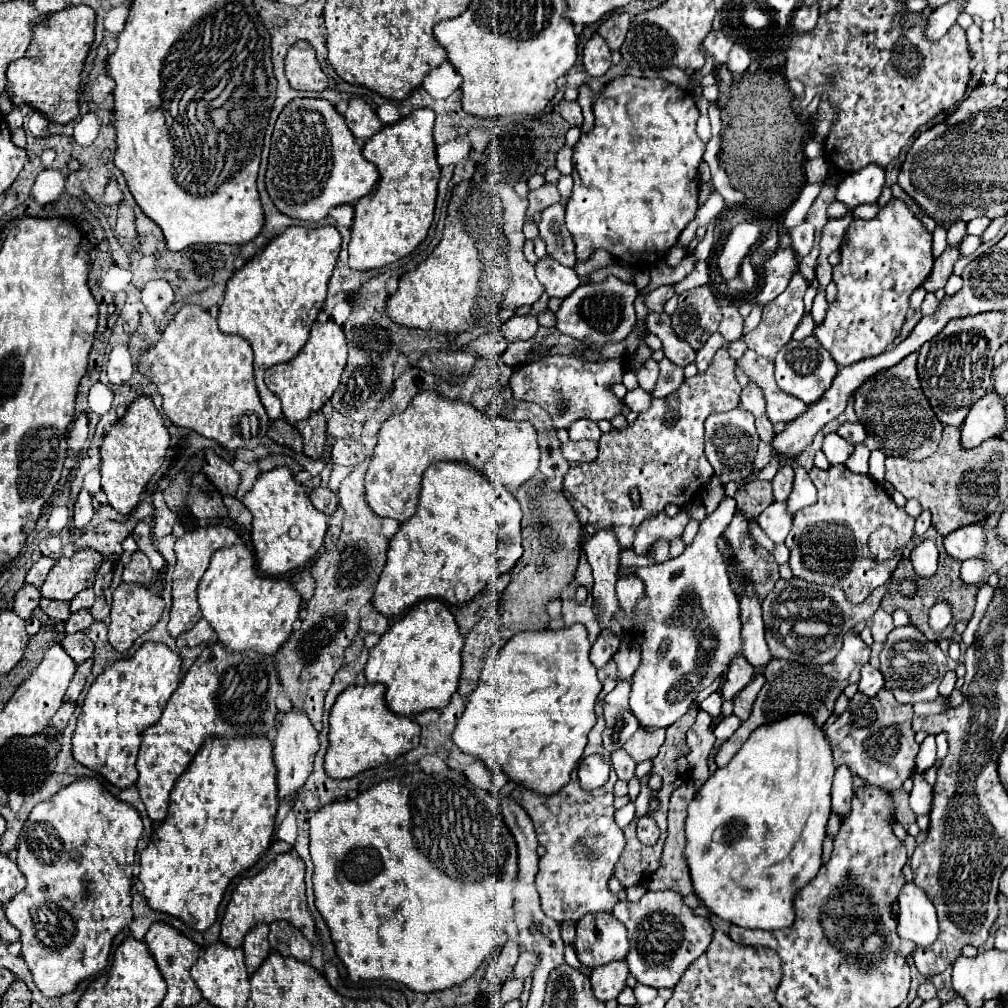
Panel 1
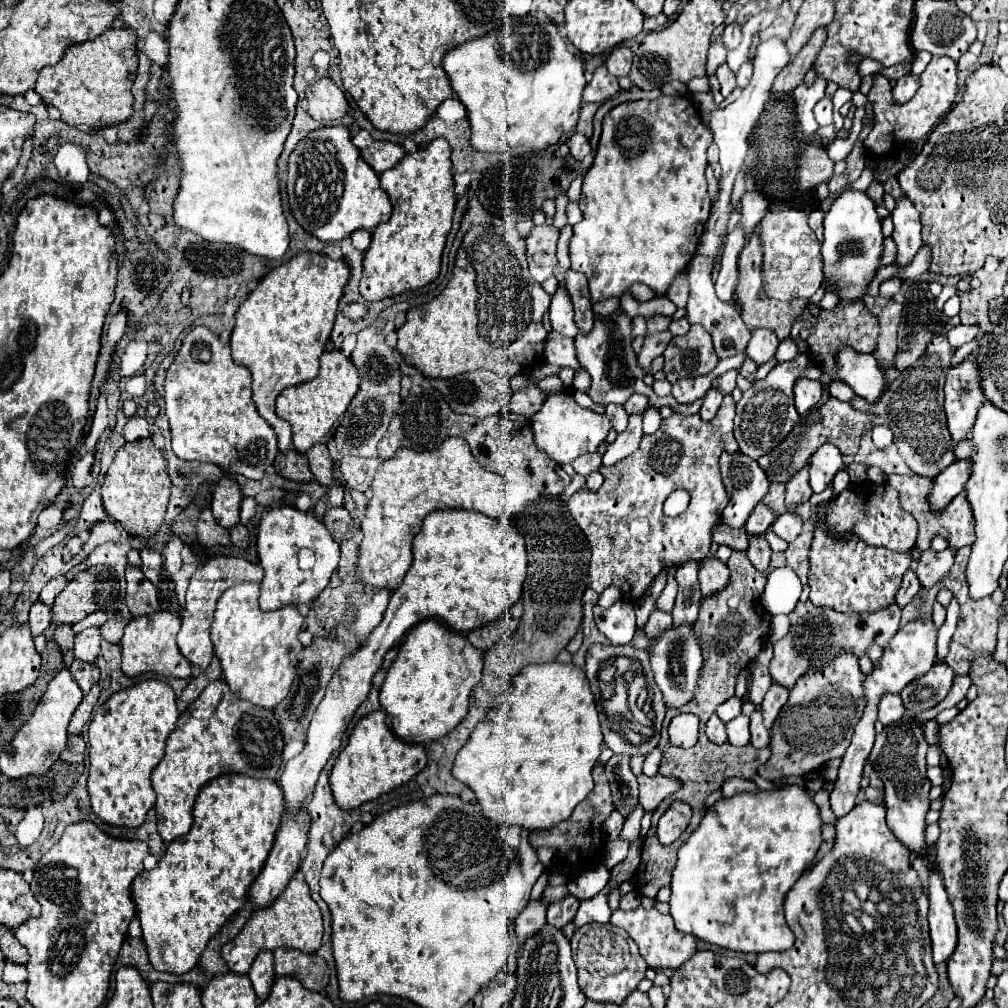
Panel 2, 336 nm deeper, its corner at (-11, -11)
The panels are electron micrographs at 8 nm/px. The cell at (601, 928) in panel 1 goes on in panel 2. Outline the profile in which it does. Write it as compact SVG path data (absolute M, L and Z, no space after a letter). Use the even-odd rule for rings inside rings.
M589 923L579 927L571 937L571 949L579 971L579 987L591 1001L621 1005L637 989L639 981L645 979L647 963L643 963L639 949L623 929L611 923Z

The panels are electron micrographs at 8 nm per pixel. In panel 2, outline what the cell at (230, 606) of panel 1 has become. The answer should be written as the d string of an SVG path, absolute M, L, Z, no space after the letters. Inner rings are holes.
M239 583L227 589L217 601L215 619L211 623L211 641L229 689L239 699L265 709L275 709L287 697L295 679L295 669L303 649L297 639L303 629L303 617L295 607L261 611L257 599L257 583Z

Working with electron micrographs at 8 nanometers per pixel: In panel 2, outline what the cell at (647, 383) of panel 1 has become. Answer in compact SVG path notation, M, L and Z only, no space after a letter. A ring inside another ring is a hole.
M635 393L635 395L631 395L631 399L627 399L627 403L625 403L623 407L625 407L625 411L627 411L629 415L635 415L635 413L639 413L639 411L645 411L647 405L649 405L647 397Z

